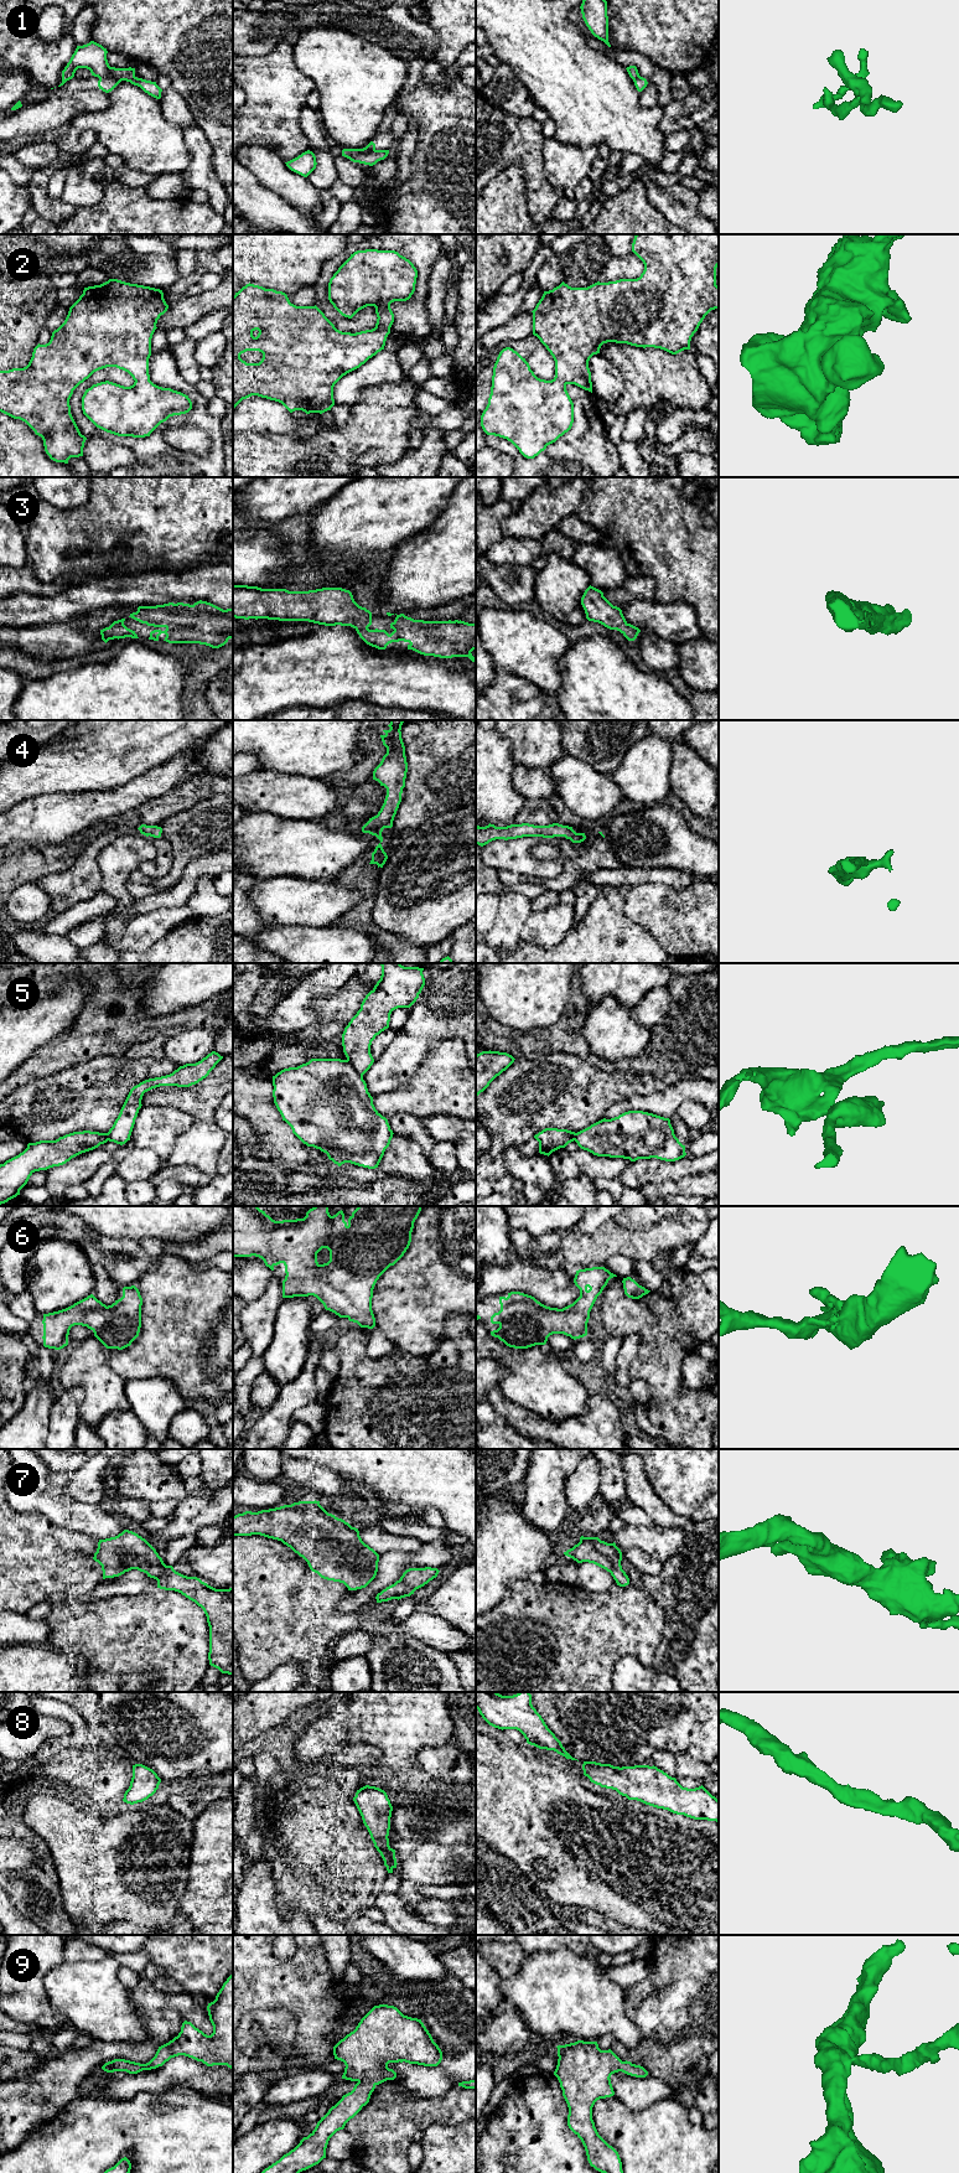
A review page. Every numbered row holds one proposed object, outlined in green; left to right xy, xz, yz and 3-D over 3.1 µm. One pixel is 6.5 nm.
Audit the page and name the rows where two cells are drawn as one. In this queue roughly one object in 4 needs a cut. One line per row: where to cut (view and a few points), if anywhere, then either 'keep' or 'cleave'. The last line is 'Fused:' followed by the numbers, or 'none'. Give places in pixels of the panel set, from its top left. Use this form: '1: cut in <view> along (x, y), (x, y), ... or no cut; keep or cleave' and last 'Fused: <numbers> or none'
1: cut in xy along (99, 77), (115, 77), (120, 81); cleave
2: no cut; keep
3: no cut; keep
4: no cut; keep
5: cut in xz along (347, 1059), (362, 1076); cleave
6: no cut; keep
7: no cut; keep
8: no cut; keep
9: no cut; keep
Fused: 1, 5

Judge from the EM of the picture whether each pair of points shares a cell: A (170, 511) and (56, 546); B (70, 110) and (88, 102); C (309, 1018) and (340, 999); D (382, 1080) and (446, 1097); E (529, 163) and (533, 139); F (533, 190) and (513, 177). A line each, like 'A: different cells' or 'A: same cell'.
A: same cell
B: same cell
C: different cells
D: different cells
E: same cell
F: different cells

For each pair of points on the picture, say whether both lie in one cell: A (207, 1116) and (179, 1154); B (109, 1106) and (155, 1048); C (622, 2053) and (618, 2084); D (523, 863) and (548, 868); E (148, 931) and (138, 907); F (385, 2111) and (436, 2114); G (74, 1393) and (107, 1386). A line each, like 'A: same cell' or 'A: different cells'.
A: same cell
B: different cells
C: different cells
D: same cell
E: different cells
F: same cell
G: different cells

